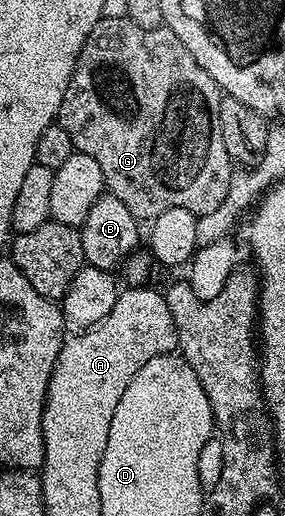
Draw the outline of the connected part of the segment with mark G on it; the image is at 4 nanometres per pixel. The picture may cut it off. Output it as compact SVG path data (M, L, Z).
M102 17L77 56L57 125L69 132L78 153L97 160L106 193L117 196L137 220L161 216L165 208L189 208L197 216L212 214L225 200L233 173L218 120L220 99L219 85L166 26L141 28L128 18Z

